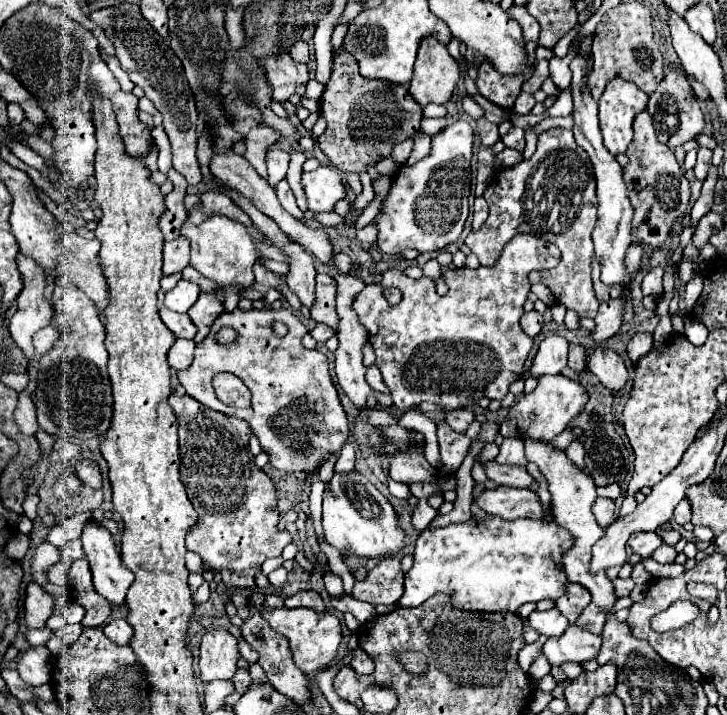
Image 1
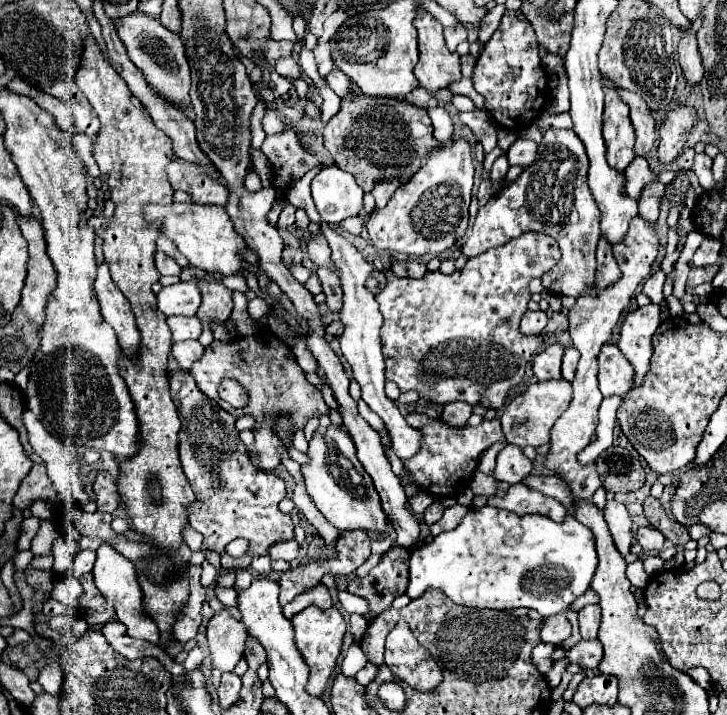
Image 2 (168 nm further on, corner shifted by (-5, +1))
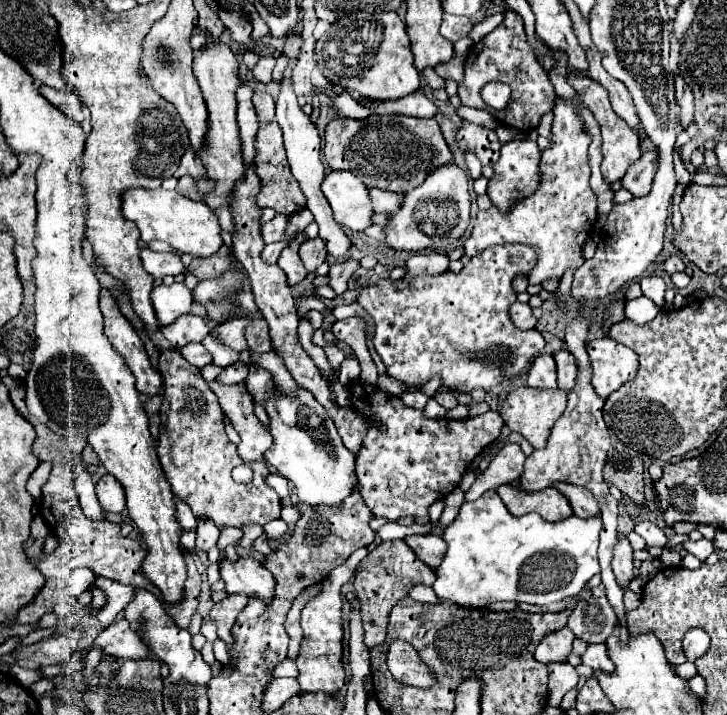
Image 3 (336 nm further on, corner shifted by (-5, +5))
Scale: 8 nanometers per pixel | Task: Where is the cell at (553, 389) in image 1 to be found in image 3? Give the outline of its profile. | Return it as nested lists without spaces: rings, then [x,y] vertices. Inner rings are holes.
[[[518,387],[516,391],[512,391],[504,405],[502,405],[502,419],[506,421],[506,425],[520,433],[522,437],[526,437],[530,441],[530,445],[534,449],[542,449],[546,447],[546,439],[550,435],[550,429],[554,427],[554,423],[560,419],[560,415],[566,409],[566,393],[560,389],[532,389],[532,387]]]

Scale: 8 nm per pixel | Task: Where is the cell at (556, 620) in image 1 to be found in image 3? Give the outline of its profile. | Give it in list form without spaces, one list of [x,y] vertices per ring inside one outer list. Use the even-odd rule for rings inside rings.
[[[564,627],[560,631],[554,631],[550,635],[544,637],[544,641],[536,647],[536,653],[534,657],[540,661],[540,663],[566,663],[568,661],[568,655],[572,653],[572,641],[574,641],[574,635]]]

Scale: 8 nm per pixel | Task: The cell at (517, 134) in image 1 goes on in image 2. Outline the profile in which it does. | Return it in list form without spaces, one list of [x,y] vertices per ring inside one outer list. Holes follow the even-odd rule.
[[[518,137],[518,139],[510,145],[506,157],[508,157],[510,165],[522,165],[522,167],[528,167],[528,165],[536,159],[536,151],[538,151],[538,145],[536,145],[534,141]]]

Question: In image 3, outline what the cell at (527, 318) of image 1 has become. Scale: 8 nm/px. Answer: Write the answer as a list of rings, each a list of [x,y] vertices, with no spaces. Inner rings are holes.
[[[514,301],[510,305],[510,321],[518,329],[534,329],[534,325],[536,325],[536,317],[532,315],[530,305],[528,303],[520,303],[520,301]]]

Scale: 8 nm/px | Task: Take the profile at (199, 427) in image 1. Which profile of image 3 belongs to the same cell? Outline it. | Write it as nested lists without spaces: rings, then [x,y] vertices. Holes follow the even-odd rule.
[[[160,349],[158,371],[164,377],[164,397],[170,409],[156,449],[172,493],[186,501],[198,519],[208,517],[218,527],[240,527],[246,521],[266,525],[280,519],[280,497],[264,483],[264,477],[270,473],[266,465],[250,465],[254,471],[250,483],[236,483],[232,479],[232,469],[244,461],[224,431],[224,413],[216,395],[202,379],[200,369],[186,363],[178,349]]]

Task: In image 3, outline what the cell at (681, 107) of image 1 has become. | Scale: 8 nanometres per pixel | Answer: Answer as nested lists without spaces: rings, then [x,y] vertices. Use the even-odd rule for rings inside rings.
[[[646,151],[636,163],[632,163],[630,171],[626,171],[626,175],[622,177],[622,187],[628,189],[634,197],[648,195],[652,189],[656,165],[658,165],[656,151]]]

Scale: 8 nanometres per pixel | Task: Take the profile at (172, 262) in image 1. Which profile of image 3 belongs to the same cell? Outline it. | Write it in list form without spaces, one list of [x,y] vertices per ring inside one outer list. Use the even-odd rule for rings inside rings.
[[[142,249],[140,259],[142,259],[144,269],[156,279],[162,279],[166,275],[174,277],[178,273],[184,273],[184,265],[176,253],[156,253],[150,249]]]

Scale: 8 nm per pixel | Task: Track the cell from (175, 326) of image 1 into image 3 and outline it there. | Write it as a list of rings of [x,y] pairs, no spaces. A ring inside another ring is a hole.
[[[182,315],[178,321],[162,329],[162,335],[172,343],[172,347],[180,349],[186,343],[200,343],[210,333],[206,321],[196,315]]]

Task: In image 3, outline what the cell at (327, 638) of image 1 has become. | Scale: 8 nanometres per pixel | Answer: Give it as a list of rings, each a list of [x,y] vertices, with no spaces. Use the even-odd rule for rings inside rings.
[[[358,549],[352,553],[352,557],[336,567],[324,581],[322,581],[322,591],[306,603],[302,609],[302,647],[300,655],[296,659],[298,665],[298,683],[302,691],[322,691],[326,695],[334,695],[346,685],[346,671],[342,665],[342,599],[340,599],[340,587],[352,577],[352,569],[346,565],[358,565],[366,557],[366,549]]]

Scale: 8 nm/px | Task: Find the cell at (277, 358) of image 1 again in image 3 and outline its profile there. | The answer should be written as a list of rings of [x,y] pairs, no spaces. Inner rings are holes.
[[[212,381],[210,389],[218,397],[224,415],[242,437],[238,455],[244,461],[264,461],[264,453],[270,449],[270,431],[266,431],[266,427],[254,417],[252,397],[246,391],[246,385],[220,385]]]

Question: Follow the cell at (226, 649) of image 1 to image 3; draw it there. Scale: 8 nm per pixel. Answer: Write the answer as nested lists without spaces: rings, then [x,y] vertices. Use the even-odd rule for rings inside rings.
[[[228,595],[226,599],[222,599],[220,603],[216,603],[210,611],[210,617],[214,619],[214,623],[218,625],[218,637],[226,643],[232,645],[232,627],[236,623],[238,613],[246,607],[248,597],[246,595]]]

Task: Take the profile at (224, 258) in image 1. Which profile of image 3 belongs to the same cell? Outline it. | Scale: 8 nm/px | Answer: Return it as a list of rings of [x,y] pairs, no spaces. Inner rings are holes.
[[[128,187],[122,191],[122,215],[124,219],[136,223],[144,243],[160,239],[170,243],[178,253],[188,253],[192,257],[210,257],[218,253],[224,243],[220,237],[220,223],[208,205],[186,199],[178,191],[166,191],[164,187]]]

